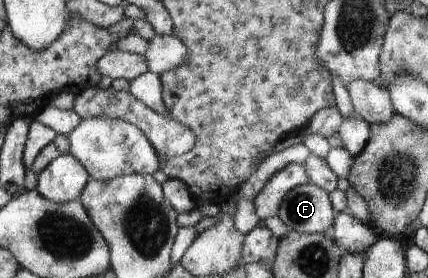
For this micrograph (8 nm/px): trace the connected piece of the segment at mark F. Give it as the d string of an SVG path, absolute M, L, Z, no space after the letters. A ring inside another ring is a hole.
M312 182L300 185L286 193L277 216L290 231L324 235L332 227L335 216L328 195Z

